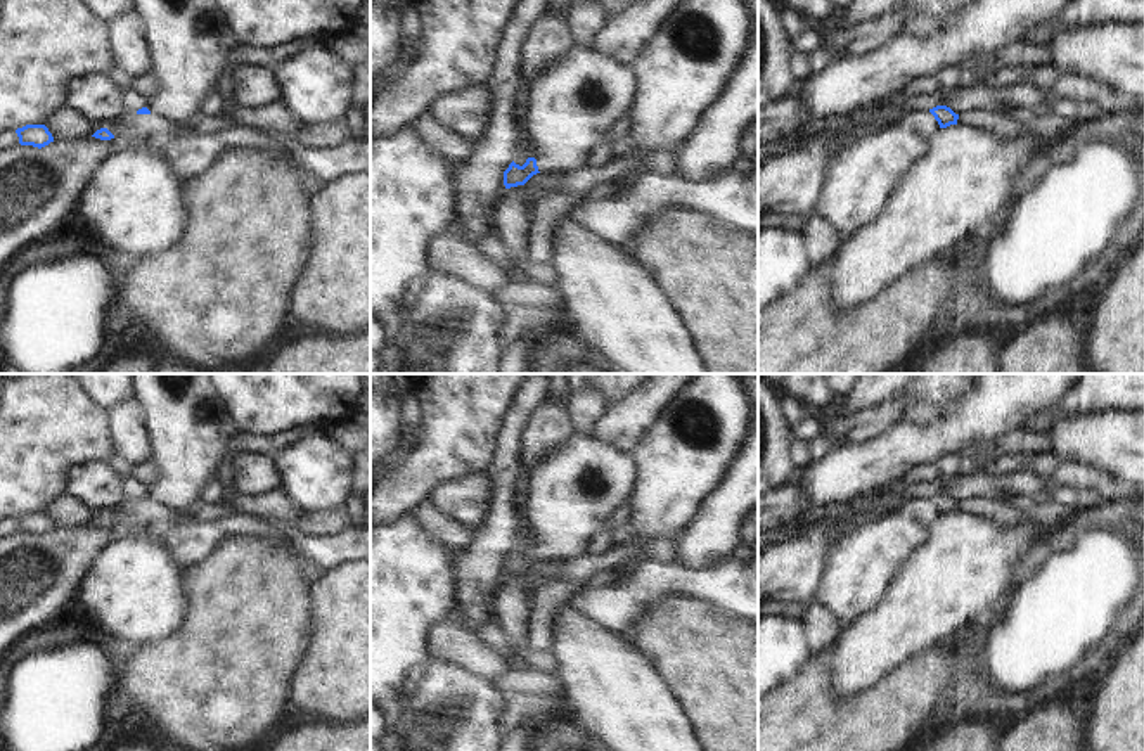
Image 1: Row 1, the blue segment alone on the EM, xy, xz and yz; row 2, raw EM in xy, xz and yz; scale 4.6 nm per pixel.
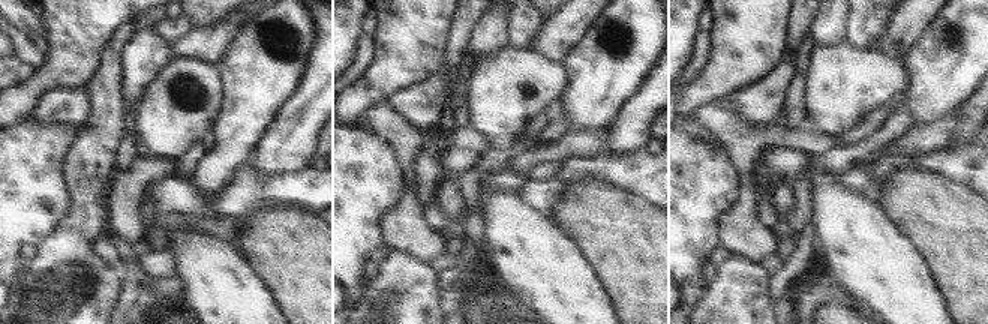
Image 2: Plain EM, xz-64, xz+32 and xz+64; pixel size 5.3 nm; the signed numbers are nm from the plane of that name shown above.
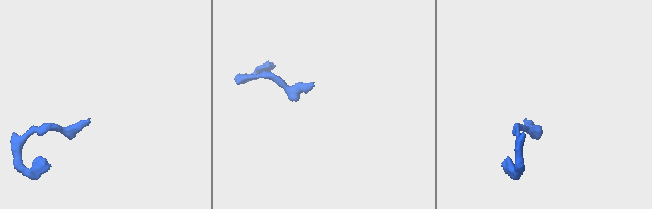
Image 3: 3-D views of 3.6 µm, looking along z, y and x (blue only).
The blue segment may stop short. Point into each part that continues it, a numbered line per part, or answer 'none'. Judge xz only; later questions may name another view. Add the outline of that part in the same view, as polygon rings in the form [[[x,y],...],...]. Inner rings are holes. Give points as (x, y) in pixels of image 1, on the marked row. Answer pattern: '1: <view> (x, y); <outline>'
1: xz (570, 109); [[[573,47],[531,87],[526,93],[526,135],[535,147],[538,171],[571,171],[587,163],[590,151],[604,142],[611,128],[620,130],[625,114],[632,107],[637,93],[637,78],[633,69],[606,54]]]

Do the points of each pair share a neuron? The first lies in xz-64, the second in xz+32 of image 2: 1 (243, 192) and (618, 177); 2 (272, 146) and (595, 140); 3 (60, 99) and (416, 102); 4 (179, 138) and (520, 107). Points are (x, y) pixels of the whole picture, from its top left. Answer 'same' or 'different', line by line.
1: same
2: different
3: same
4: same

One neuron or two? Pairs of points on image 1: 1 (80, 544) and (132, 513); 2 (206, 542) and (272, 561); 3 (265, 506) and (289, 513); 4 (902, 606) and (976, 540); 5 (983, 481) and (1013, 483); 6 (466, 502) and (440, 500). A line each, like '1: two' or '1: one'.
1: two
2: two
3: one
4: one
5: one
6: one

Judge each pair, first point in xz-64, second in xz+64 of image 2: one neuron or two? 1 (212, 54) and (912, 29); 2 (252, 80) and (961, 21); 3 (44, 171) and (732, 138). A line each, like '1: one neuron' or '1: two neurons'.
1: one neuron
2: one neuron
3: two neurons

